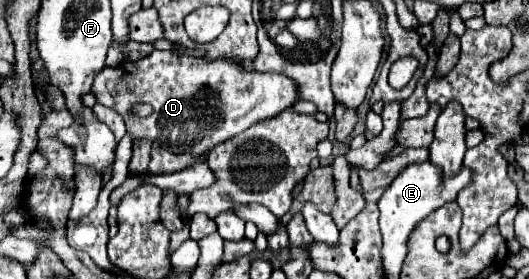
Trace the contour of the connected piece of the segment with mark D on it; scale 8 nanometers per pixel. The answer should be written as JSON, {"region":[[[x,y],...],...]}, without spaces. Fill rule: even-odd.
{"region":[[[153,50],[137,62],[123,60],[115,68],[105,66],[97,74],[91,94],[99,104],[123,116],[133,140],[149,138],[153,142],[149,172],[171,174],[193,166],[215,144],[237,136],[251,124],[291,108],[297,100],[297,84],[281,74],[245,72],[229,60],[209,62]],[[135,104],[151,104],[153,112],[141,118],[133,114]]]}

